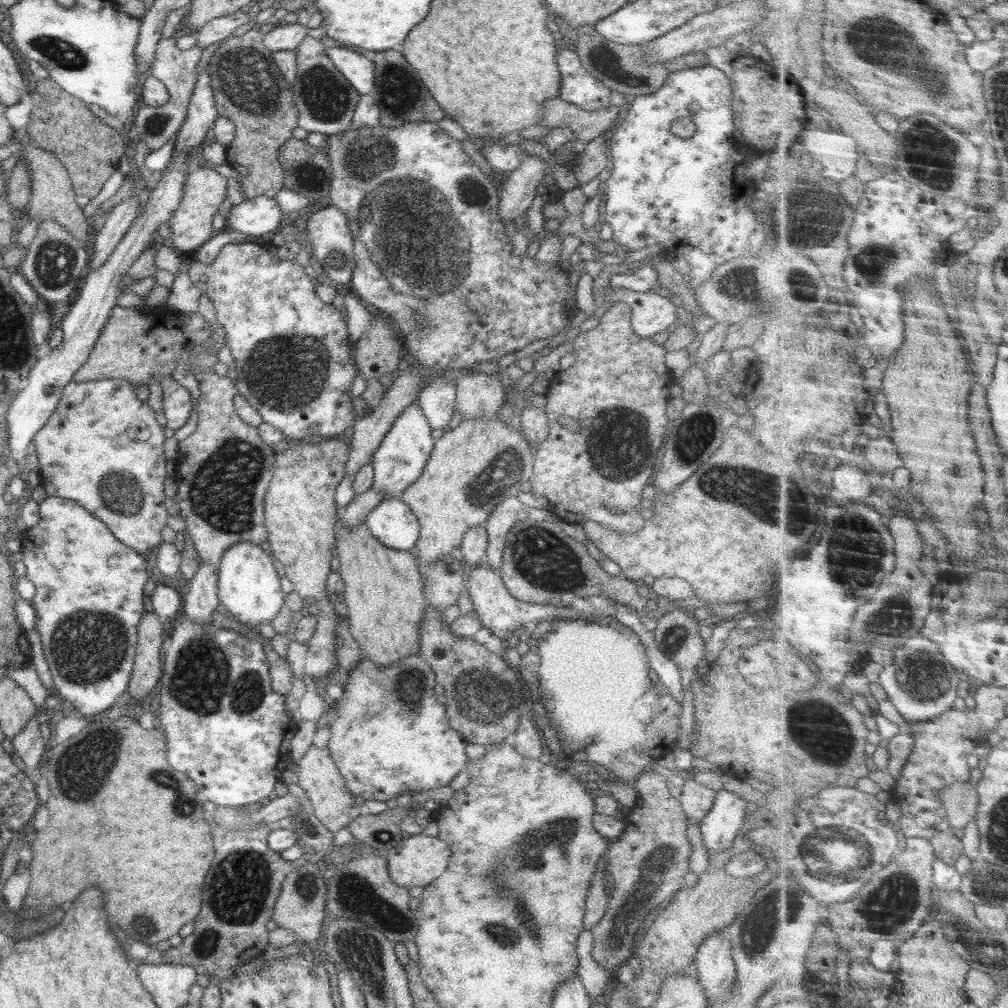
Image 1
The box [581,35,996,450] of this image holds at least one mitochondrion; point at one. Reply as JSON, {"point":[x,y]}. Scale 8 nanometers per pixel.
{"point":[922,137]}

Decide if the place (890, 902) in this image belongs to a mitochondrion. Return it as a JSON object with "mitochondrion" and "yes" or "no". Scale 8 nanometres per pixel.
{"mitochondrion":"yes"}

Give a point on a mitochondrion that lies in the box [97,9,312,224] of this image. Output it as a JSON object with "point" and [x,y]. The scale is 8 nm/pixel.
{"point":[246,80]}

